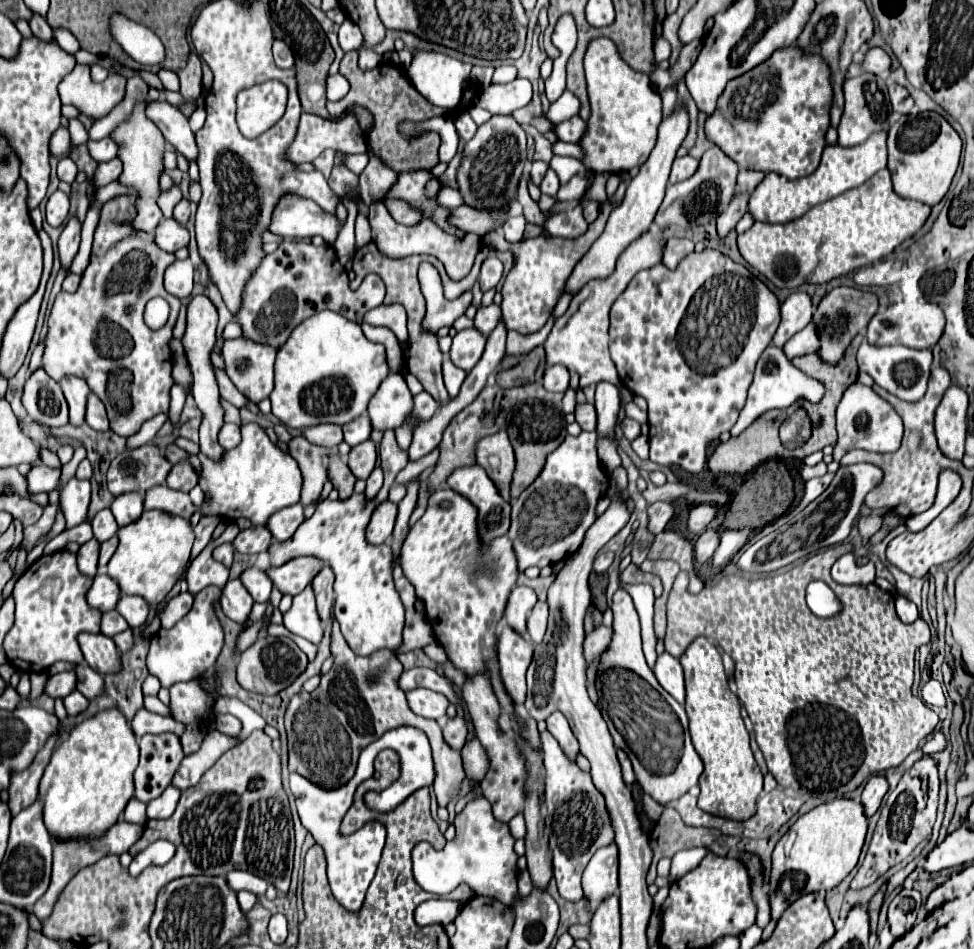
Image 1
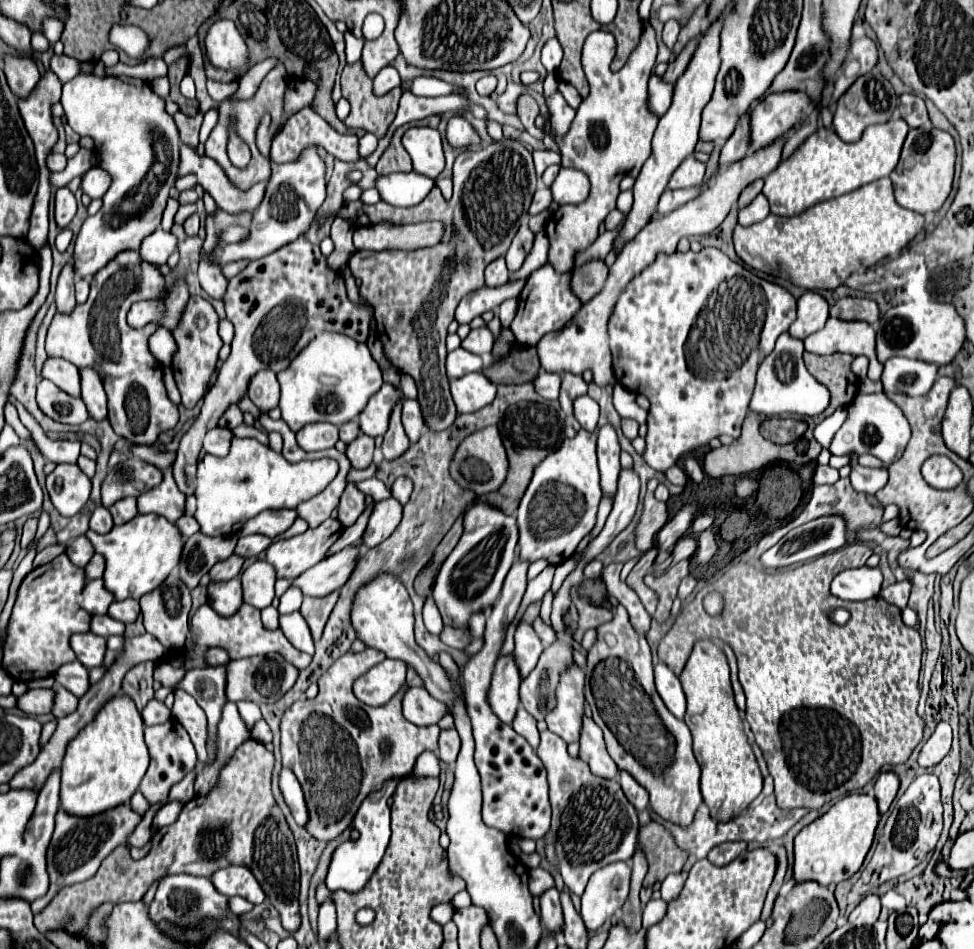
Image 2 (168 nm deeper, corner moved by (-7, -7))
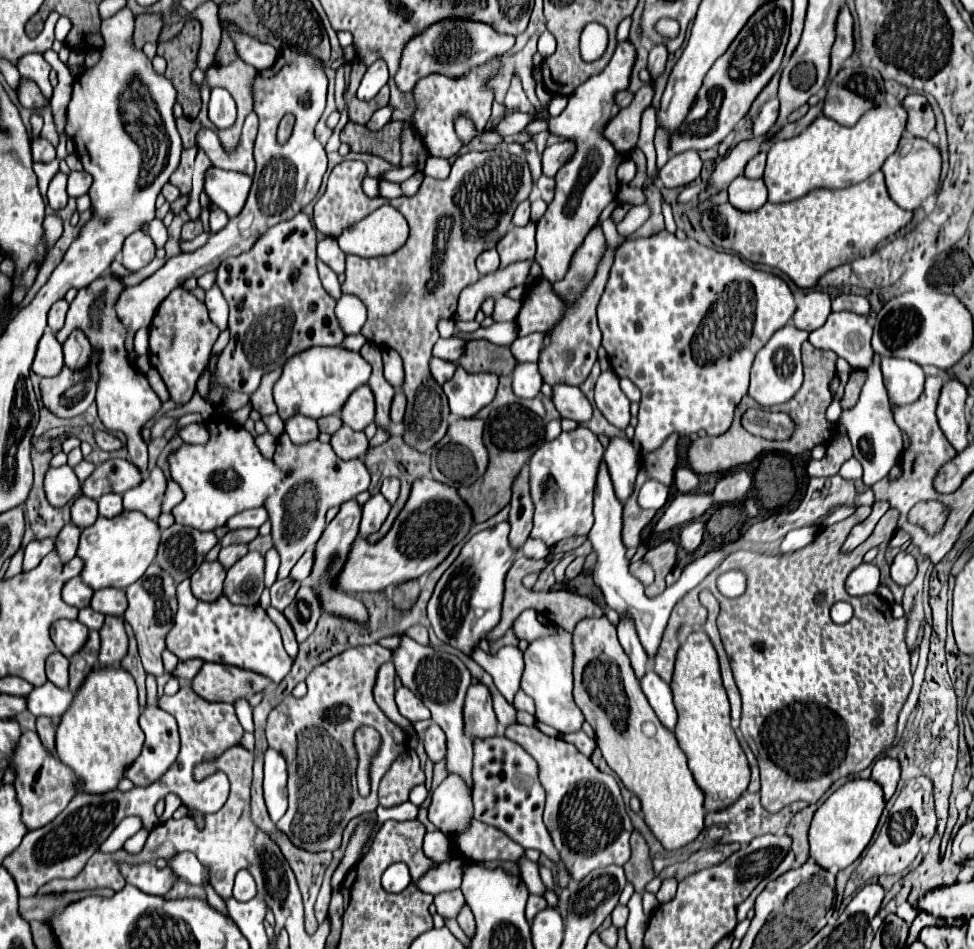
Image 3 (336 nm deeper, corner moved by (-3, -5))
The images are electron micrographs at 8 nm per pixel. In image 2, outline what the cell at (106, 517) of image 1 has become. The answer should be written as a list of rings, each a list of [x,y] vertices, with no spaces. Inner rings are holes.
[[[99,507],[99,509],[95,509],[95,513],[91,515],[91,523],[89,523],[89,527],[91,527],[93,531],[101,533],[101,535],[109,533],[109,531],[115,527],[115,523],[113,523],[113,517],[111,517],[109,509],[105,509],[105,507]]]

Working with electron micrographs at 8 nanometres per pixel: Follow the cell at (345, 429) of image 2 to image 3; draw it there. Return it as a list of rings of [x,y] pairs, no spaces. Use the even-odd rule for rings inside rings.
[[[327,415],[327,417],[317,419],[317,425],[319,425],[319,431],[325,431],[331,435],[331,431],[337,431],[343,423],[341,423],[339,415]]]

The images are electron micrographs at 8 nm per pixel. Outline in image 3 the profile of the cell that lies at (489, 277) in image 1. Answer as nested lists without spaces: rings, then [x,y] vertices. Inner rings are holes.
[[[489,249],[489,251],[483,251],[479,257],[477,257],[477,269],[481,275],[487,275],[487,273],[493,273],[499,269],[499,255],[495,249]]]

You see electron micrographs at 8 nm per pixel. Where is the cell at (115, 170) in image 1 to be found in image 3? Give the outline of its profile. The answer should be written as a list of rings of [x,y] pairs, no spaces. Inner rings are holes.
[[[71,171],[69,181],[67,181],[67,195],[69,197],[81,197],[89,191],[91,187],[91,175],[85,171]]]

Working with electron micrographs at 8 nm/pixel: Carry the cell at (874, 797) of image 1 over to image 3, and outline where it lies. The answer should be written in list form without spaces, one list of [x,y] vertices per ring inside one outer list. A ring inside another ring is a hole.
[[[881,757],[877,759],[877,763],[873,765],[873,779],[883,787],[885,791],[885,799],[889,801],[891,795],[895,793],[897,789],[897,783],[899,783],[899,761],[897,759],[891,759],[891,757]]]

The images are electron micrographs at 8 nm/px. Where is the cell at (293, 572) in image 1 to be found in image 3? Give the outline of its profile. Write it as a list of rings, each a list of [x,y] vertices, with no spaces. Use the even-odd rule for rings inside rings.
[[[419,477],[413,481],[405,507],[383,539],[377,543],[363,541],[363,537],[355,539],[349,561],[339,575],[337,587],[347,593],[379,593],[387,587],[397,587],[401,583],[419,579],[443,563],[451,549],[467,537],[471,527],[473,513],[469,505],[463,503],[455,487],[447,487],[445,483],[439,483],[431,477]]]

